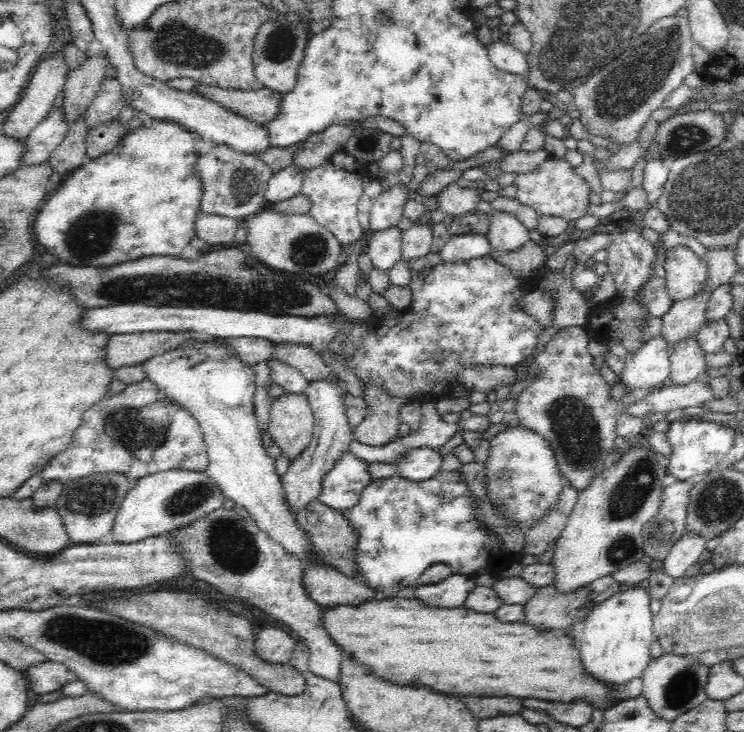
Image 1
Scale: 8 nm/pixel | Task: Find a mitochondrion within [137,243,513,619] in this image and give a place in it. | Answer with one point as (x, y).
(233, 546)

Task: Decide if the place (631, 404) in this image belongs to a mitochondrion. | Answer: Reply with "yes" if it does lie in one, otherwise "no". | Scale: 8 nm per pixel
no

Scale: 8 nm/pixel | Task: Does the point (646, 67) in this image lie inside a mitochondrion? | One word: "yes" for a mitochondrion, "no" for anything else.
yes

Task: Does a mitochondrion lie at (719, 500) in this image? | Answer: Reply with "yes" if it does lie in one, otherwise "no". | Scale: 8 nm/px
yes

